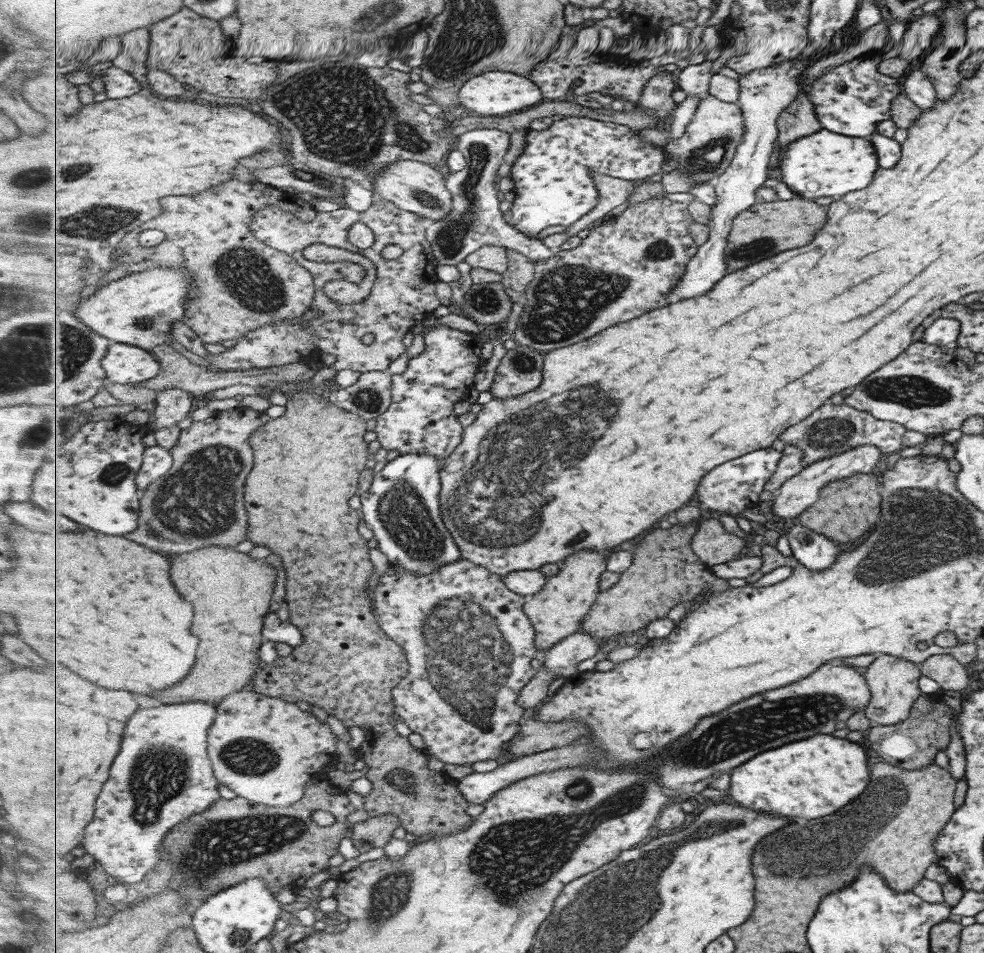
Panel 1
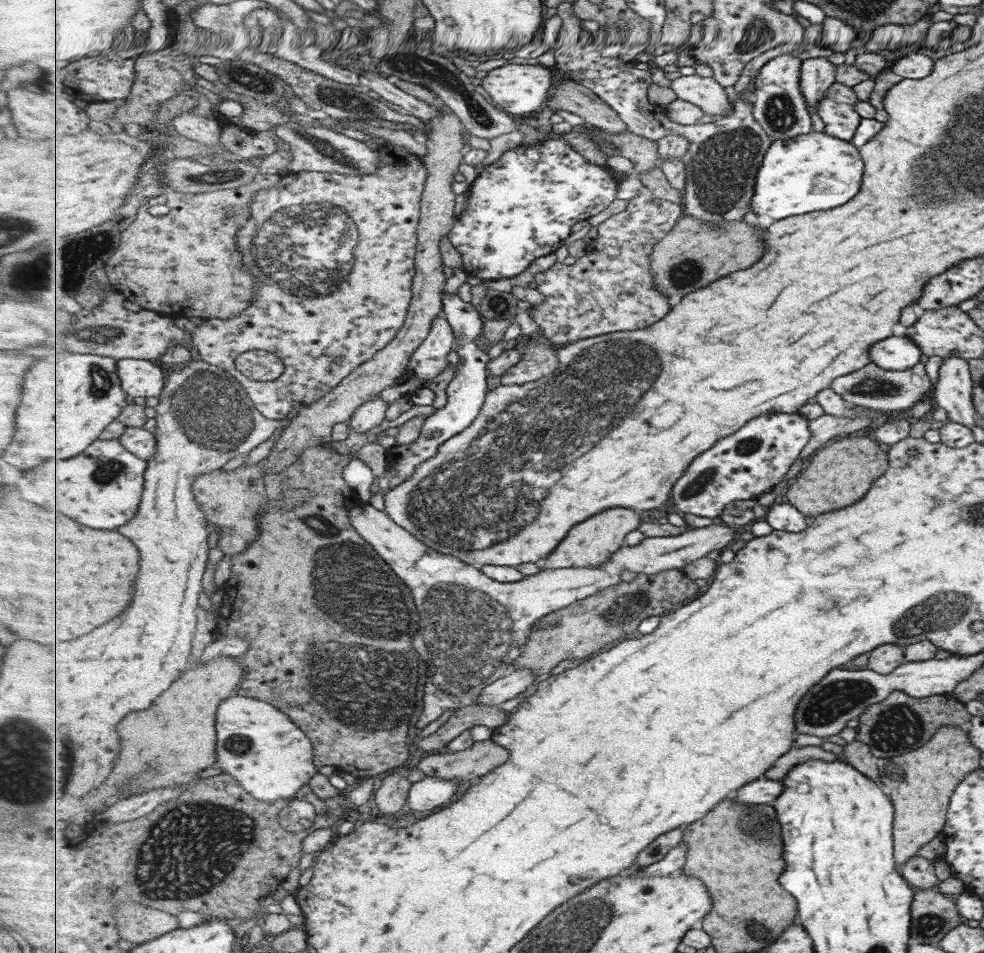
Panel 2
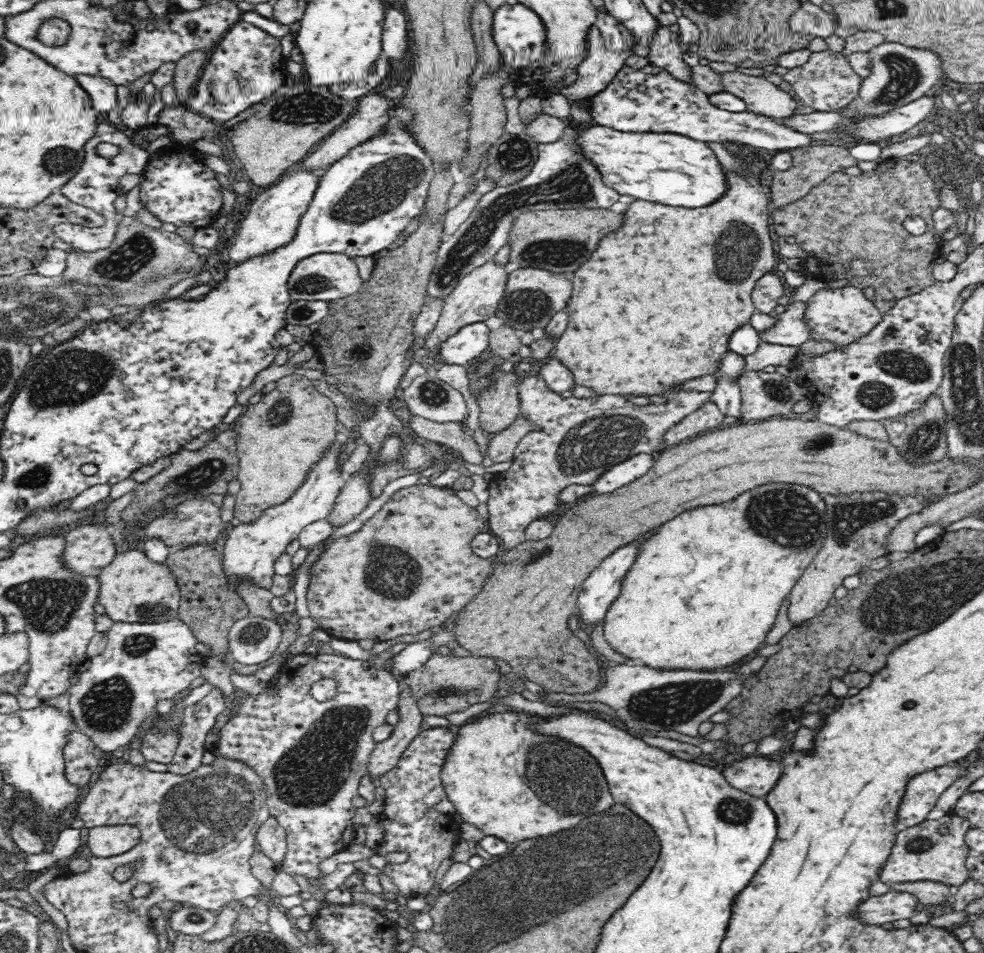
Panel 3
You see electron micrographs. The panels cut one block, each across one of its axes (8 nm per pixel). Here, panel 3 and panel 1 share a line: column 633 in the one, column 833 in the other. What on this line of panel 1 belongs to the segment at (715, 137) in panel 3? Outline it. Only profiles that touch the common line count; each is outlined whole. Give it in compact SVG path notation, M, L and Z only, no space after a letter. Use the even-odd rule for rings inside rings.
M863 53L857 58L831 68L813 81L809 98L813 102L815 119L821 129L850 137L868 137L879 122L890 120L891 100L901 92L897 79L877 71L880 55Z

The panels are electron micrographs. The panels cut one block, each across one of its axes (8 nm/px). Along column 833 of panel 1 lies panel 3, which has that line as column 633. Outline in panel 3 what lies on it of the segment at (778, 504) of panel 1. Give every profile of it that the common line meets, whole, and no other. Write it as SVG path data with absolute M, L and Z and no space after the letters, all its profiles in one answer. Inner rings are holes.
M636 454L625 462L612 466L602 476L598 477L591 485L596 494L606 494L618 490L629 482L643 477L652 469L655 462L653 454Z

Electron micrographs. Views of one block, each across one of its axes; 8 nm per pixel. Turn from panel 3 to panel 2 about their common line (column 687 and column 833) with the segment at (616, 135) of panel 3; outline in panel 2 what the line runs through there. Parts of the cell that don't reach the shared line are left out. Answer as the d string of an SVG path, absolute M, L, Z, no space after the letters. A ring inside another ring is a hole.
M811 131L793 138L775 141L765 154L758 173L752 212L767 214L775 220L796 217L813 210L827 210L845 204L859 190L864 161L857 147L825 131Z

